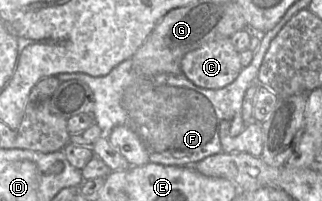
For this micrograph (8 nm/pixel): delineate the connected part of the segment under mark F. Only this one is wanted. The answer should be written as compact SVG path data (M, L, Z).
M283 25L260 34L260 41L253 53L251 63L244 67L239 76L221 89L206 89L196 86L183 74L140 74L132 58L117 65L103 76L86 73L60 73L62 80L77 79L86 83L94 96L92 115L95 124L107 135L117 126L131 128L149 152L149 161L167 166L192 165L206 157L222 152L221 137L226 135L229 120L241 114L246 91L256 83L259 67L272 39Z

